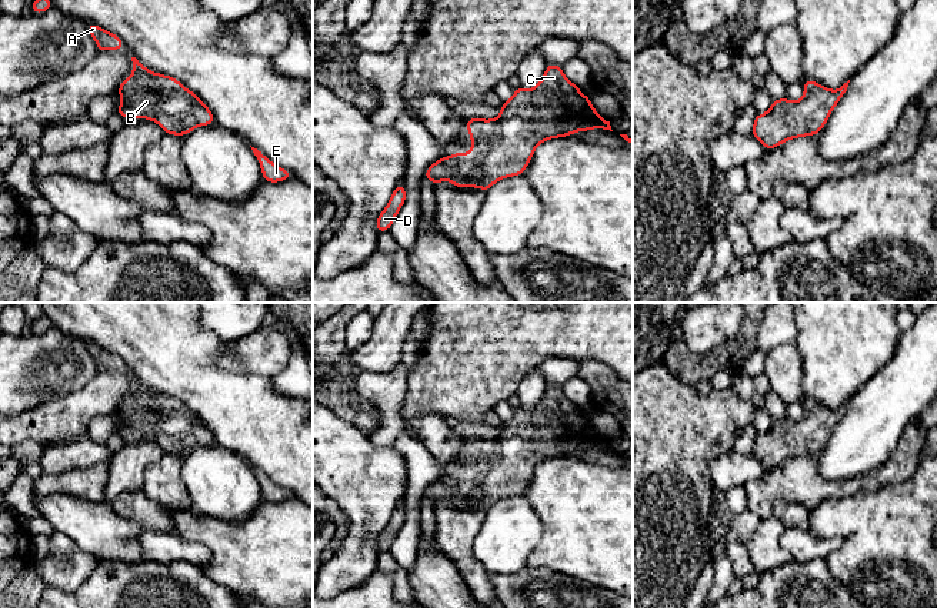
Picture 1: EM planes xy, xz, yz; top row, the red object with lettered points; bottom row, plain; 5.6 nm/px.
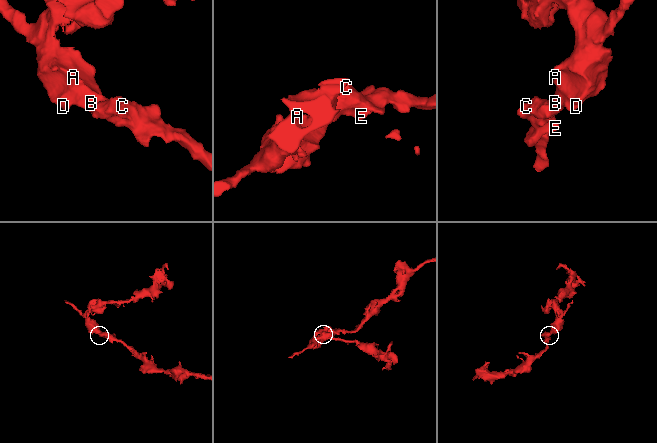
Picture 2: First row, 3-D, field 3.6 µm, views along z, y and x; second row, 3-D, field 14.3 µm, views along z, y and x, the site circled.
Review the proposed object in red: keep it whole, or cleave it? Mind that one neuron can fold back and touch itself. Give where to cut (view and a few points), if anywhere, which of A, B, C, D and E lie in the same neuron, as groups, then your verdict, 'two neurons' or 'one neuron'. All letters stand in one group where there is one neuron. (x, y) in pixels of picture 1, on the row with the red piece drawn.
no cut; A B C D E; one neuron

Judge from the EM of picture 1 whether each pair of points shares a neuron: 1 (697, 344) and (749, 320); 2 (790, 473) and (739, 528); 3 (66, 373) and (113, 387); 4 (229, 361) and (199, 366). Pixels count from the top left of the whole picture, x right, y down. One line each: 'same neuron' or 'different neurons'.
1: different neurons
2: different neurons
3: different neurons
4: different neurons

